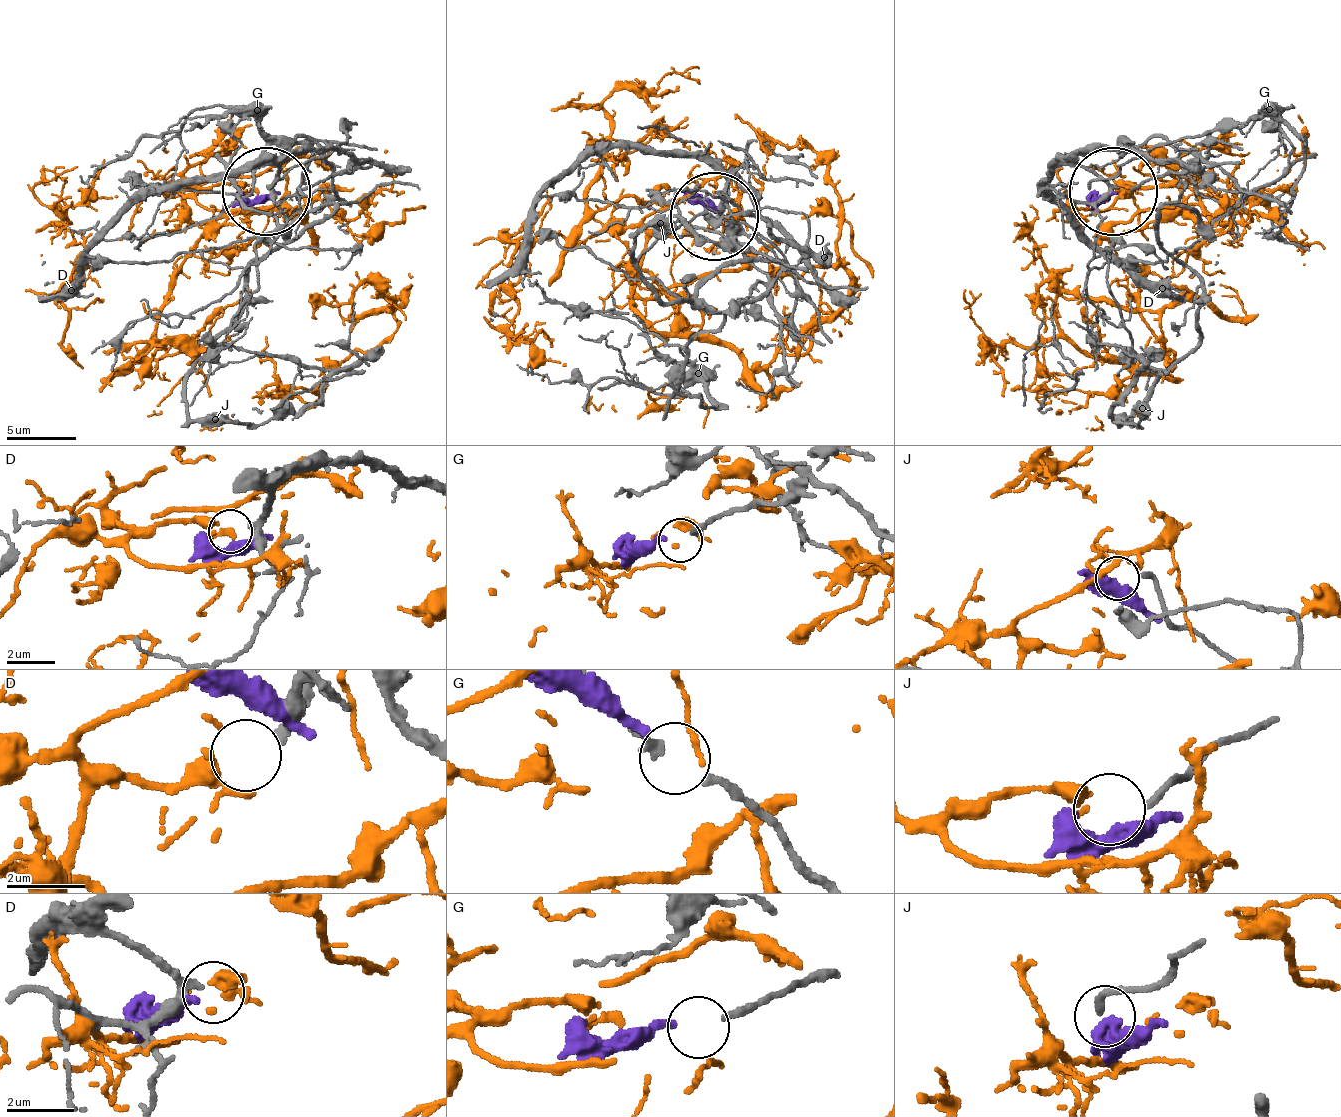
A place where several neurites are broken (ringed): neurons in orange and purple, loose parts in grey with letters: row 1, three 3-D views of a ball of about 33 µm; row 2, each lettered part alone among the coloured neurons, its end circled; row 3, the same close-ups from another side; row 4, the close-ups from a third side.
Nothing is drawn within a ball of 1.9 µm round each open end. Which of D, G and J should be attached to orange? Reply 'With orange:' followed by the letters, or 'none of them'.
With orange: none of them

